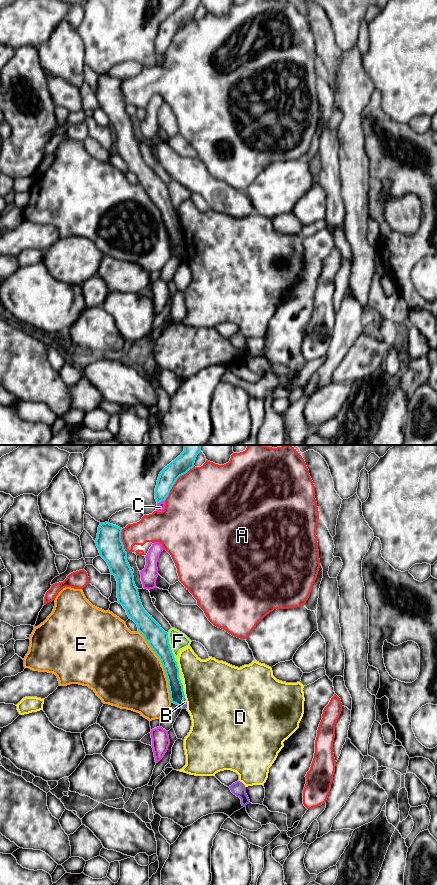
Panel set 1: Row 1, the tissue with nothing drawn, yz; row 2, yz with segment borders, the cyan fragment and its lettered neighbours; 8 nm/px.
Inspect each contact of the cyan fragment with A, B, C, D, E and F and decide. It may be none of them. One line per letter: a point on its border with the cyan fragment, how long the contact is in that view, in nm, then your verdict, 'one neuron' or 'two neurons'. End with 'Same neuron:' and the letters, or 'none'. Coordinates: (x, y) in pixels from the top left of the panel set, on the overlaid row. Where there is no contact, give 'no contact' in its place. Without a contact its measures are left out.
A: yz (176, 480) | 380 nm | two neurons
B: yz (182, 703) | 100 nm | two neurons
C: yz (160, 501) | 70 nm | two neurons
D: yz (183, 694) | 60 nm | two neurons
E: yz (162, 665) | 650 nm | two neurons
F: yz (176, 662) | 480 nm | two neurons
Same neuron: none

